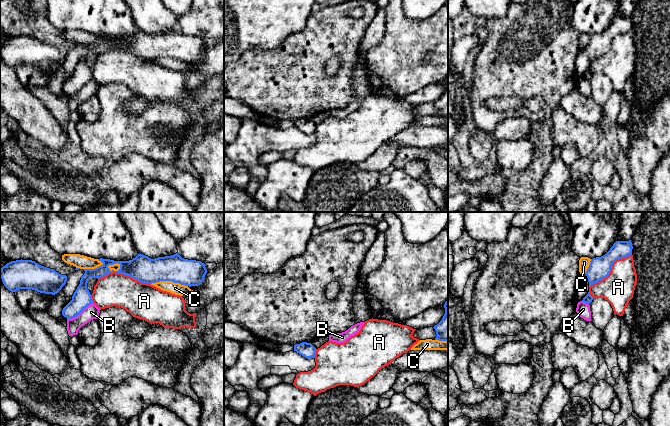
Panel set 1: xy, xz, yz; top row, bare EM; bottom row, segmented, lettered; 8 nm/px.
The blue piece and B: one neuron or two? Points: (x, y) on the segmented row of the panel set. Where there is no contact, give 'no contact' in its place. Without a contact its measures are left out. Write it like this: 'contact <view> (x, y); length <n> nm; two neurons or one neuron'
contact xy (79, 313); length 240 nm; two neurons

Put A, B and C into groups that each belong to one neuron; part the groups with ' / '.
A / B / C

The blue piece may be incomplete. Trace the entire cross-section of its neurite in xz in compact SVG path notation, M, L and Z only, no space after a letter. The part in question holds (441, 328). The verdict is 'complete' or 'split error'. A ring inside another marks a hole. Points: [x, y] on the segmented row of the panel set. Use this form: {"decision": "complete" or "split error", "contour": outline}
{"decision": "complete", "contour": "M448 300L444 304L445 314L442 320L433 328L436 331L435 340L448 341Z"}

